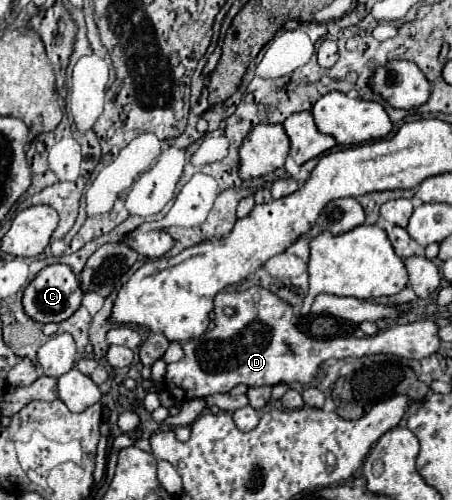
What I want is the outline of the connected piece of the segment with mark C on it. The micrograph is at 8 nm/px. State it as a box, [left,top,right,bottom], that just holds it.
[23,263,83,323]

